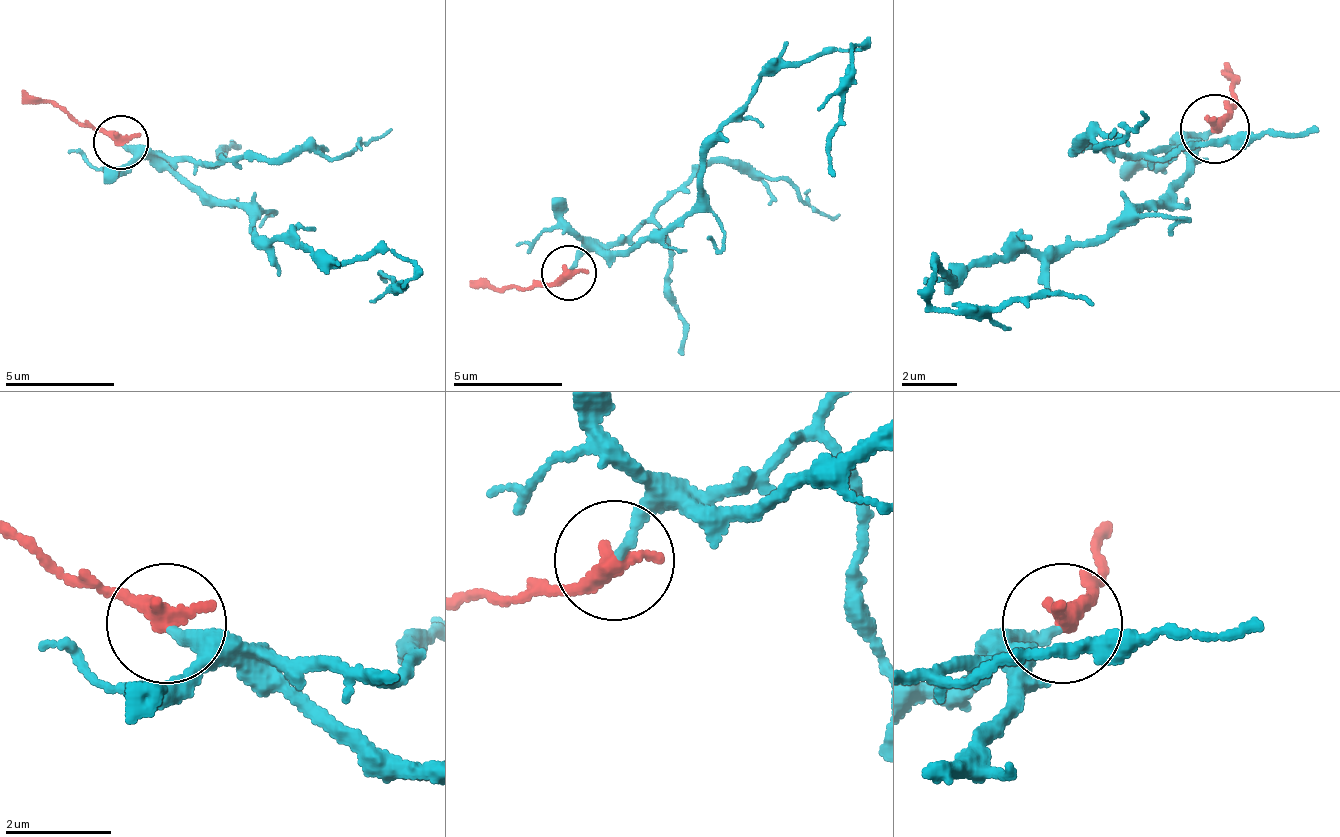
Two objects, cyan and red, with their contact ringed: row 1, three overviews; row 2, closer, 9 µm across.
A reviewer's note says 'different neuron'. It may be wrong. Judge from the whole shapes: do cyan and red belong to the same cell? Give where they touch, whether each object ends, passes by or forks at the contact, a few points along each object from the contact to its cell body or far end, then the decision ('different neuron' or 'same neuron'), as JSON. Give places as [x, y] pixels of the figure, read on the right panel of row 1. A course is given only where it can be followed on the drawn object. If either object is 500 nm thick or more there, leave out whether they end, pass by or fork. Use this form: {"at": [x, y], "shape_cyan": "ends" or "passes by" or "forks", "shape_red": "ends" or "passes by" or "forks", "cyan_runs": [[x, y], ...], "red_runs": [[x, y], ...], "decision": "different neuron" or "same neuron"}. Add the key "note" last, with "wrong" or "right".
{"at": [1214, 128], "shape_cyan": "ends", "shape_red": "ends", "cyan_runs": [[1216, 130], [1188, 144], [1188, 164], [1126, 220], [933, 268], [940, 309], [1092, 302]], "red_runs": [[1216, 130], [1236, 102], [1236, 75], [1223, 61]], "decision": "same neuron", "note": "wrong"}

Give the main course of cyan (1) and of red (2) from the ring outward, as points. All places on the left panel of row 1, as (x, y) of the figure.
1: (122, 143), (160, 154), (248, 215), (258, 237), (297, 237), (319, 253), (401, 253), (412, 275), (385, 280)
2: (122, 143), (72, 122), (34, 100), (23, 89)

